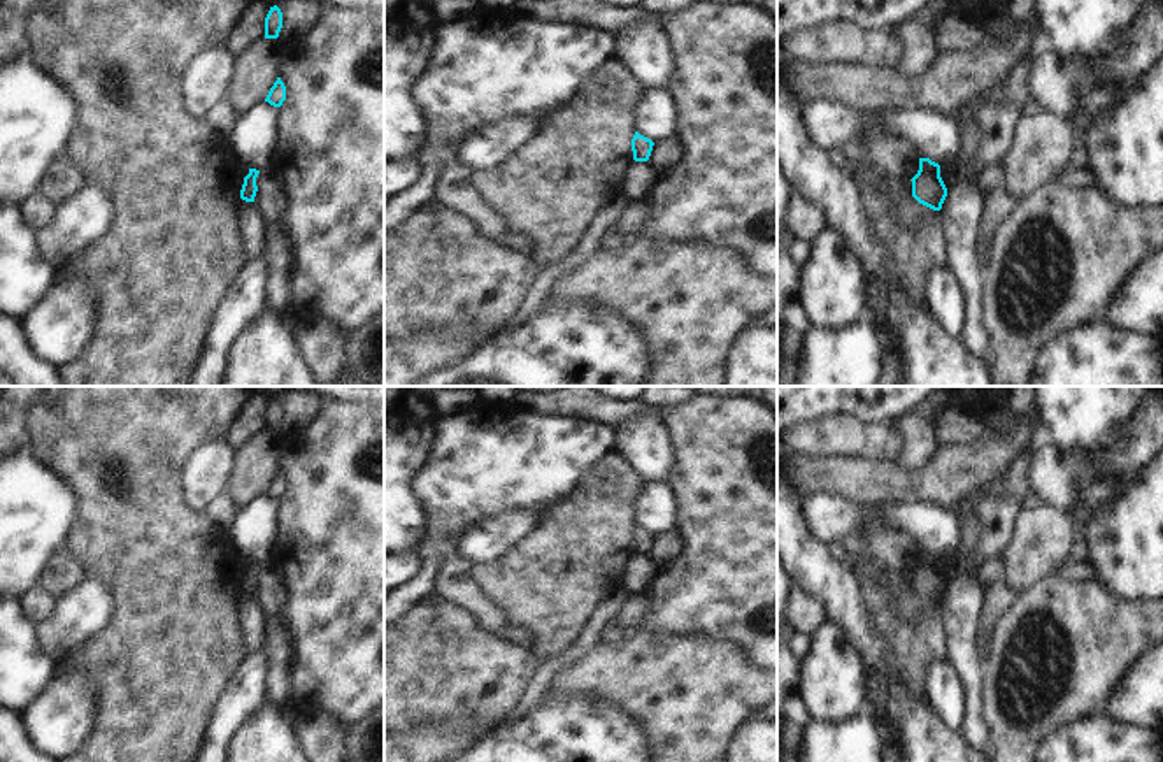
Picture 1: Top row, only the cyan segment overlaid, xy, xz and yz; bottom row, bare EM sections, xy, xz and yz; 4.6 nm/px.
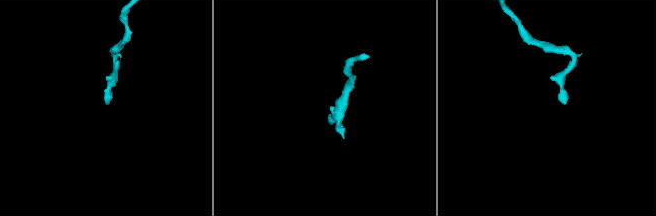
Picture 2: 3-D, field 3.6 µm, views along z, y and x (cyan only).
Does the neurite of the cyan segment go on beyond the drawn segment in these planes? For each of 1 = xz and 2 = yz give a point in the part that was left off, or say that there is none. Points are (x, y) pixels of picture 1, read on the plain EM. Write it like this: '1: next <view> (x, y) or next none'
1: next none
2: next none

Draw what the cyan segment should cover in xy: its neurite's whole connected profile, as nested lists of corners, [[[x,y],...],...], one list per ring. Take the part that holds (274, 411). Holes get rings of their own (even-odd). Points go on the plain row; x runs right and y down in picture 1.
[[[277,399],[270,400],[265,411],[265,432],[277,432],[282,421],[282,406]]]

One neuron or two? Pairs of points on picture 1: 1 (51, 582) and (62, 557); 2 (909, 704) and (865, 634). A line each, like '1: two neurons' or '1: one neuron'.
1: one neuron
2: one neuron

